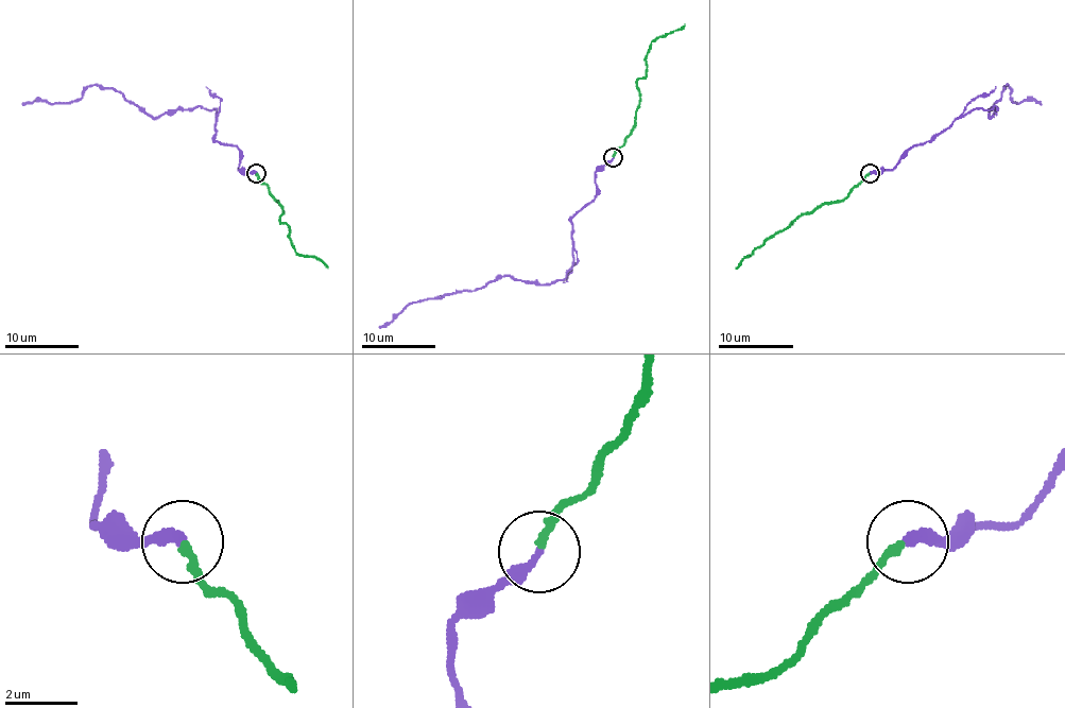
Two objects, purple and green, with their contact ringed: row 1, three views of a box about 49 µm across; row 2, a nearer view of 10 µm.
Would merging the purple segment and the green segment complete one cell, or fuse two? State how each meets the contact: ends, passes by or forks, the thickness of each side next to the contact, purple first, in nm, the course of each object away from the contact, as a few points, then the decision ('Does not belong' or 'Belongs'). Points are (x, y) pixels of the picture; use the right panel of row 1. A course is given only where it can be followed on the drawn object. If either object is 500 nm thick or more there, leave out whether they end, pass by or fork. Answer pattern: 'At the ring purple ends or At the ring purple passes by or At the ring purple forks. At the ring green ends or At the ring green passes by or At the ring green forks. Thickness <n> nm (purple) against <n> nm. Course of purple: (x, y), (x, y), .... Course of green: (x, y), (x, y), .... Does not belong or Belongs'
At the ring purple ends. At the ring green ends. Thickness 320 nm (purple) against 220 nm. Course of purple: (871, 173), (891, 170), (908, 151), (974, 109), (998, 108), (991, 117), (1007, 84), (1014, 102), (1041, 104). Course of green: (869, 173), (842, 200), (824, 202), (809, 212), (802, 212), (743, 258), (736, 269). Belongs

